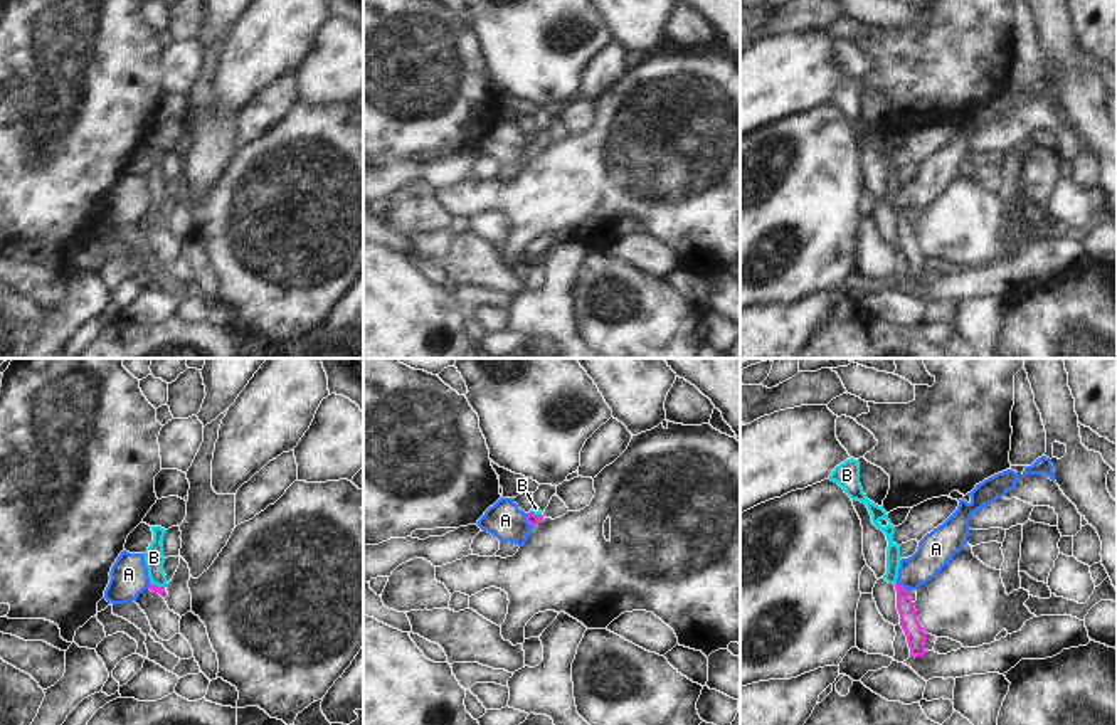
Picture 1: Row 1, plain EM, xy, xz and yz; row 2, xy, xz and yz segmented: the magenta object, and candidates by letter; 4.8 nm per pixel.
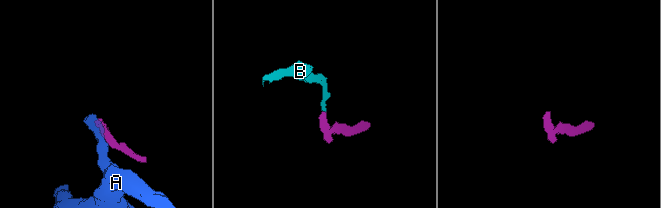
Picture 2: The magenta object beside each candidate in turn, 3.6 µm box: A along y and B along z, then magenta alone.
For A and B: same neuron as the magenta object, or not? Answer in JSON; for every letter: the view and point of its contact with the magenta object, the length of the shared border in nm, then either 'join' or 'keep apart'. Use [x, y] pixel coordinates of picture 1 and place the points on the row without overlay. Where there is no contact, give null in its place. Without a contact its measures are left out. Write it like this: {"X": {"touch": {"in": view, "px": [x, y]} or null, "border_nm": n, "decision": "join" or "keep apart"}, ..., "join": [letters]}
{"A": {"touch": {"in": "xz", "px": [527, 143]}, "border_nm": 80, "decision": "keep apart"}, "B": {"touch": {"in": "xy", "px": [157, 209]}, "border_nm": 80, "decision": "join"}, "join": ["B"]}

